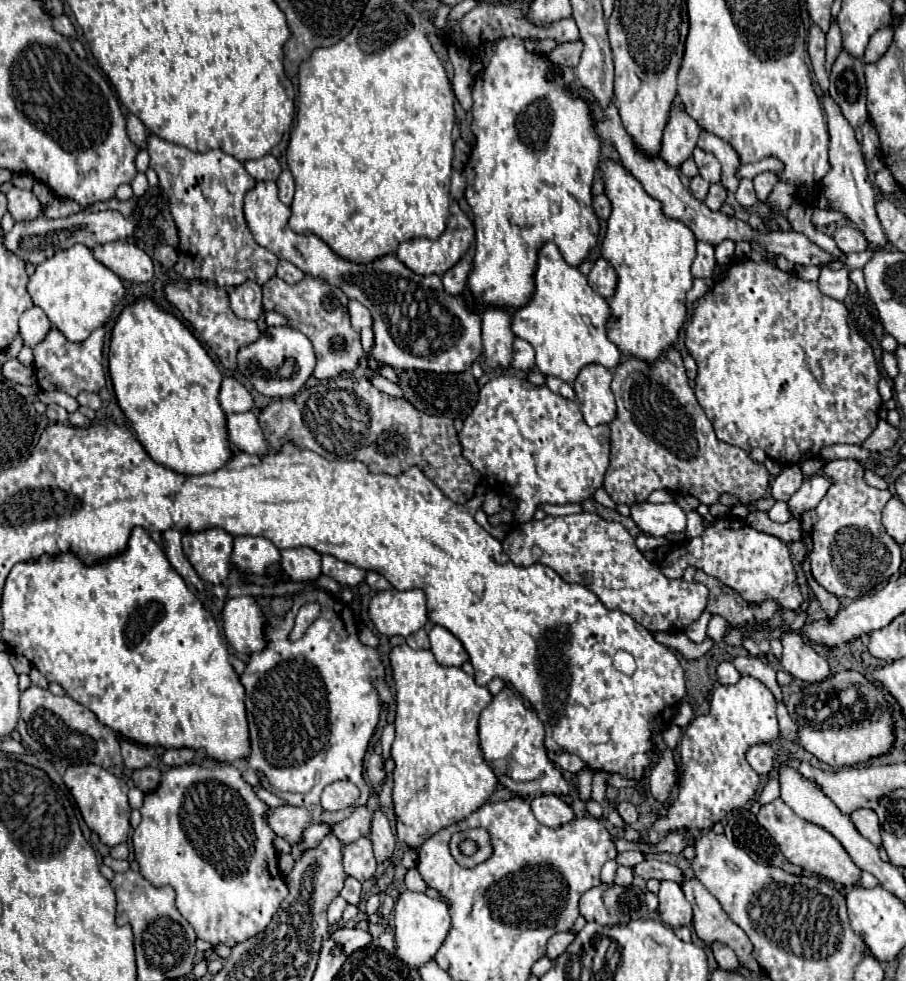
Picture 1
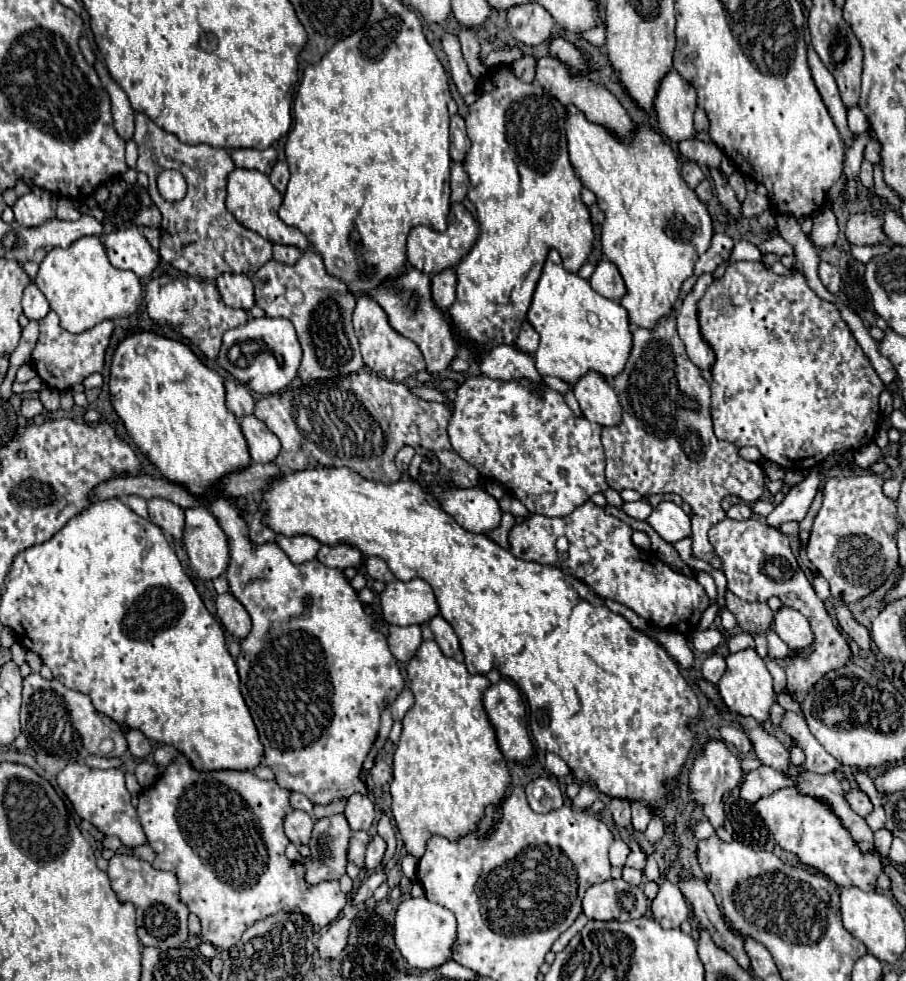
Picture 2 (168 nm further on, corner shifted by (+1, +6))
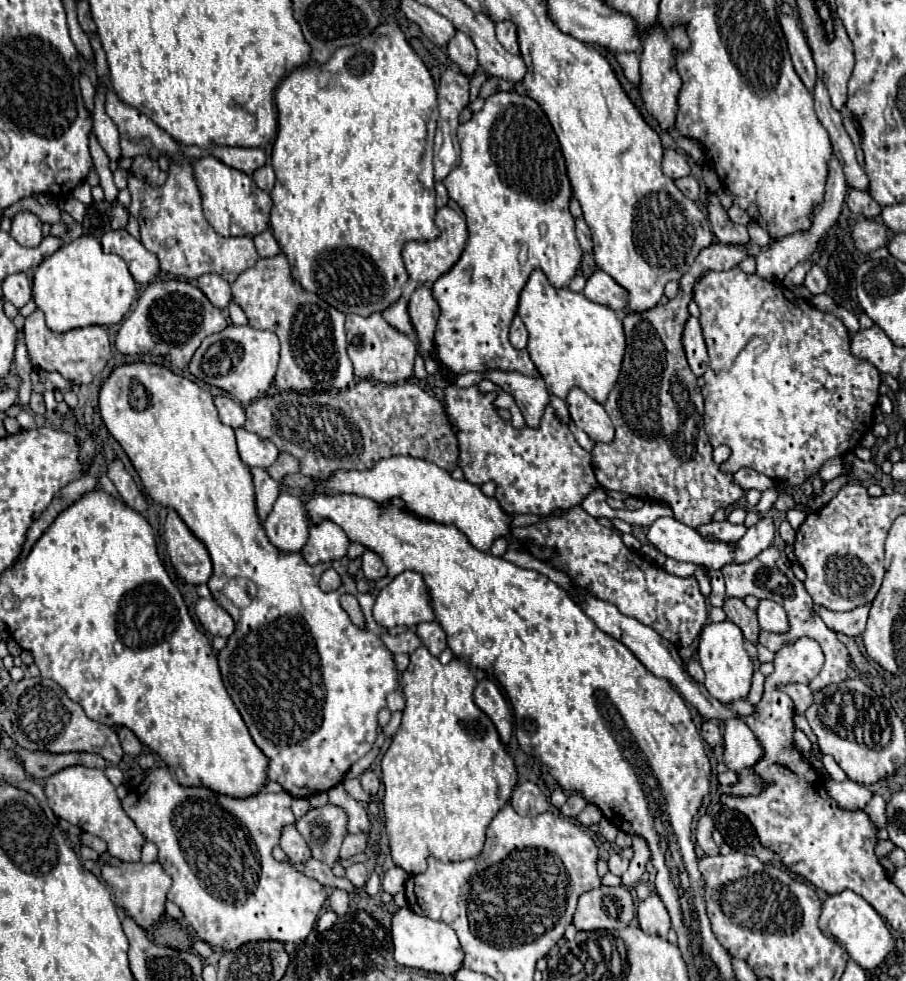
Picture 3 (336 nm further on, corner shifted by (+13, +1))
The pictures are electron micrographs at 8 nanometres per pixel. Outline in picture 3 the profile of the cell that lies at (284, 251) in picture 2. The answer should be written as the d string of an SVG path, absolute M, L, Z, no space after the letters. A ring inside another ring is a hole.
M263 231L263 233L255 235L253 241L255 241L255 249L257 249L259 257L275 257L281 251L271 231Z

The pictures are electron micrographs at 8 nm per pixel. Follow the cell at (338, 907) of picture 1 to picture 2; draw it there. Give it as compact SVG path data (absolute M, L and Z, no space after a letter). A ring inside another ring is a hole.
M171 762L159 780L139 794L137 814L147 844L155 850L153 868L175 872L179 878L181 900L201 920L201 936L219 950L229 950L241 934L257 920L279 910L301 910L315 926L327 926L341 914L347 896L339 890L339 882L329 880L319 886L307 886L303 866L285 856L289 844L283 832L283 818L291 812L289 792L273 780L259 780L251 770L213 770L199 772L189 762Z

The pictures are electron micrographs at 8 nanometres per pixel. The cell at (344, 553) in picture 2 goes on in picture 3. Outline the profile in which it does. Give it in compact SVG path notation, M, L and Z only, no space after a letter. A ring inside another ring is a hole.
M325 519L321 523L311 523L309 539L301 553L309 565L315 565L321 561L341 559L347 553L347 547L349 539L345 531L337 523Z

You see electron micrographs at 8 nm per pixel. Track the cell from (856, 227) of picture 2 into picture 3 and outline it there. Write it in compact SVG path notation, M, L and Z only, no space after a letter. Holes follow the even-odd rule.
M863 219L859 221L853 231L851 231L851 237L855 241L855 247L863 253L871 253L879 247L885 247L887 245L887 229L885 225L877 223L877 221L869 221L869 219Z

